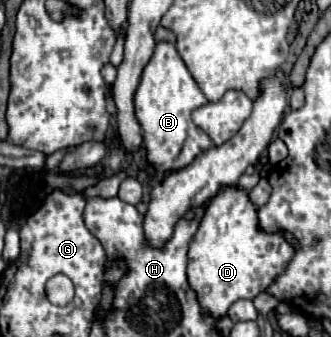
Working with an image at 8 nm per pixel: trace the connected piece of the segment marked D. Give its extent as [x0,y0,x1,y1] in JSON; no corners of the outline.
[187,185,295,317]

